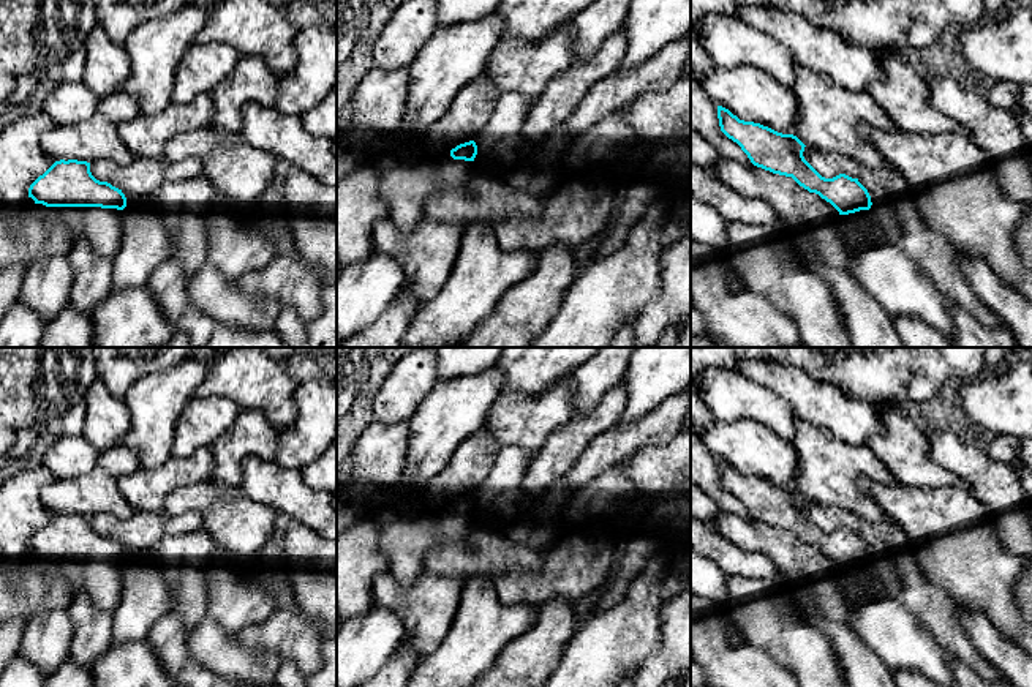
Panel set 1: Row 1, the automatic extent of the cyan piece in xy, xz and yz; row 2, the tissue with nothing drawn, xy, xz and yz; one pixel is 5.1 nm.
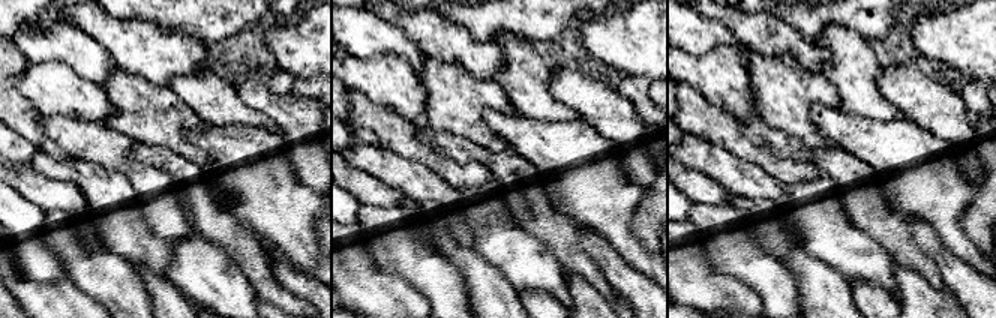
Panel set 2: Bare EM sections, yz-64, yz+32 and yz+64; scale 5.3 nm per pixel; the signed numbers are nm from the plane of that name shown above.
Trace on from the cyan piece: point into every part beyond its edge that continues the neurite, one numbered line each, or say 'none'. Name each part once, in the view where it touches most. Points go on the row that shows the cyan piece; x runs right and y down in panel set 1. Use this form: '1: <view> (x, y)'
1: xy (101, 228)

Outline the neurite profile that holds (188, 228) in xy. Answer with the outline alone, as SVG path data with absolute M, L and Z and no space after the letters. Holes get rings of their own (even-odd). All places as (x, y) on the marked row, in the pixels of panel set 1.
M204 175L163 183L155 193L158 215L174 242L172 257L182 264L188 278L207 262L205 212L212 208L215 194Z

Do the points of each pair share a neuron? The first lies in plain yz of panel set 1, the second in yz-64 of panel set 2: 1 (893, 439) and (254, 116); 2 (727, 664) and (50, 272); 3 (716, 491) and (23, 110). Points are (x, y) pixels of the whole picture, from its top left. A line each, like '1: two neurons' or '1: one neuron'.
1: one neuron
2: two neurons
3: one neuron

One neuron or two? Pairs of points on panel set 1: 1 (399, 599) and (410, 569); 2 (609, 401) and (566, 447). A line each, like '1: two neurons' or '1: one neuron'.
1: two neurons
2: one neuron

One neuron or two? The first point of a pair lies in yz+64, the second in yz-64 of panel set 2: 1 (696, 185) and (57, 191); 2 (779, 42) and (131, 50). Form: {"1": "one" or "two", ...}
{"1": "one", "2": "one"}

